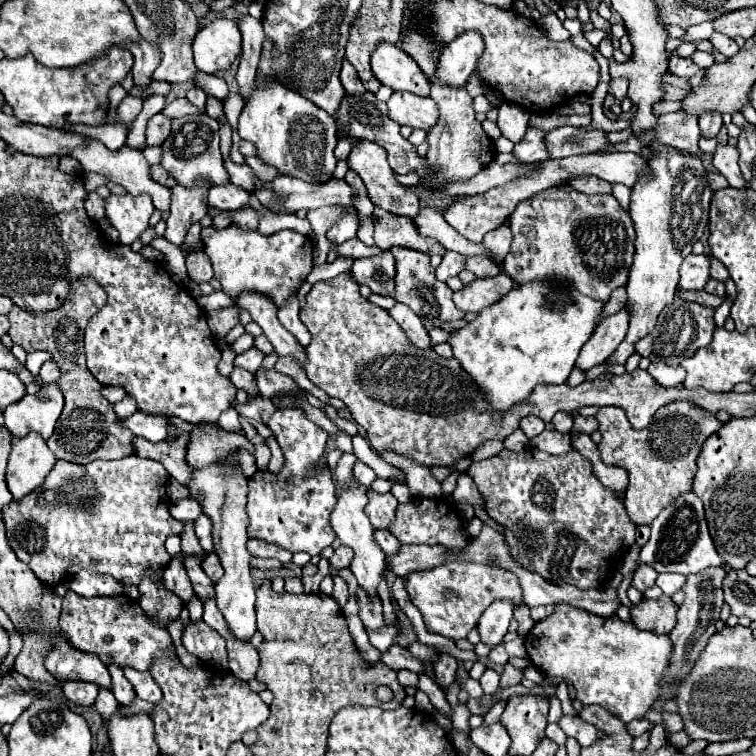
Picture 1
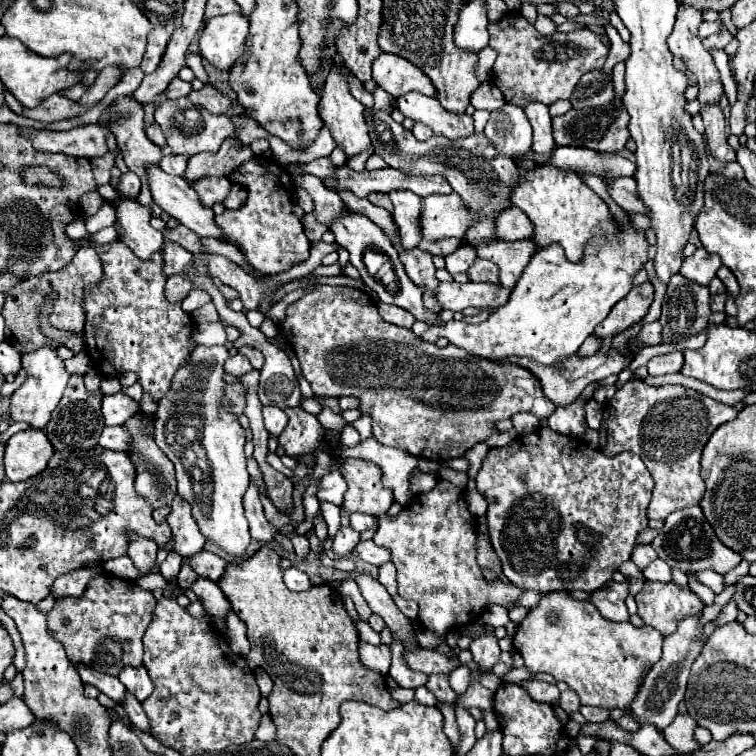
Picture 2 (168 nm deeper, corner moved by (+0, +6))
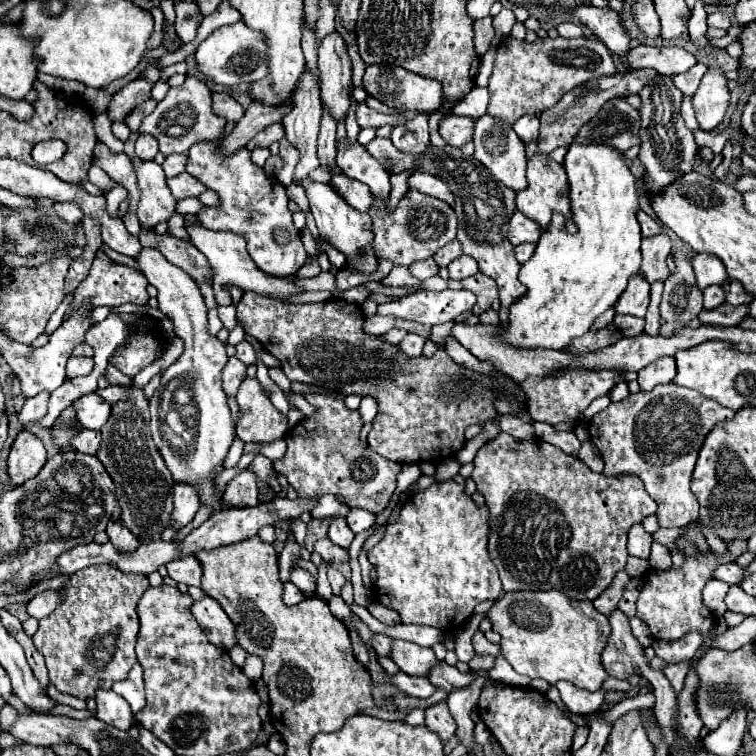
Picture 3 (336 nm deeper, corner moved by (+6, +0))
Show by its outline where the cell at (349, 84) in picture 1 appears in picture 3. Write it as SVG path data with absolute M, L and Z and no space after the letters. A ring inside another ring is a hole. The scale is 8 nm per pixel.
M366 101L356 103L356 119L358 119L360 127L382 127L382 125L394 125L396 127L396 125L404 123L404 119L400 119L400 117L394 117L394 115L384 117L382 113L370 109L366 105Z

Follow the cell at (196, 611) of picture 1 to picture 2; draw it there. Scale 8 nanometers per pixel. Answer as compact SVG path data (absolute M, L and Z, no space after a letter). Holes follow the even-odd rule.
M171 552L160 565L160 573L166 580L177 578L181 569L182 557Z

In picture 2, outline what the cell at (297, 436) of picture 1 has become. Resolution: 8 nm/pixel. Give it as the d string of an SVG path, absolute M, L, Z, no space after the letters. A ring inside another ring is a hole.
M288 407L284 411L290 421L282 431L278 443L286 449L290 457L314 453L320 445L320 439L324 437L324 429L318 419L300 407Z

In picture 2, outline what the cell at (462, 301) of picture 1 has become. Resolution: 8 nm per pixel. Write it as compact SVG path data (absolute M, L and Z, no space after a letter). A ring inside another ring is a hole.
M440 283L434 299L442 309L448 311L464 311L466 307L482 307L484 311L492 307L504 305L508 301L510 291L502 285L488 285L488 283Z

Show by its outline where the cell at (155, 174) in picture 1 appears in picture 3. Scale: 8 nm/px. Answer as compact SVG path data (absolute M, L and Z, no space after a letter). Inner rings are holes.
M182 153L182 155L170 155L162 163L166 177L174 177L174 175L182 173L184 171L184 165L186 165L186 153Z

